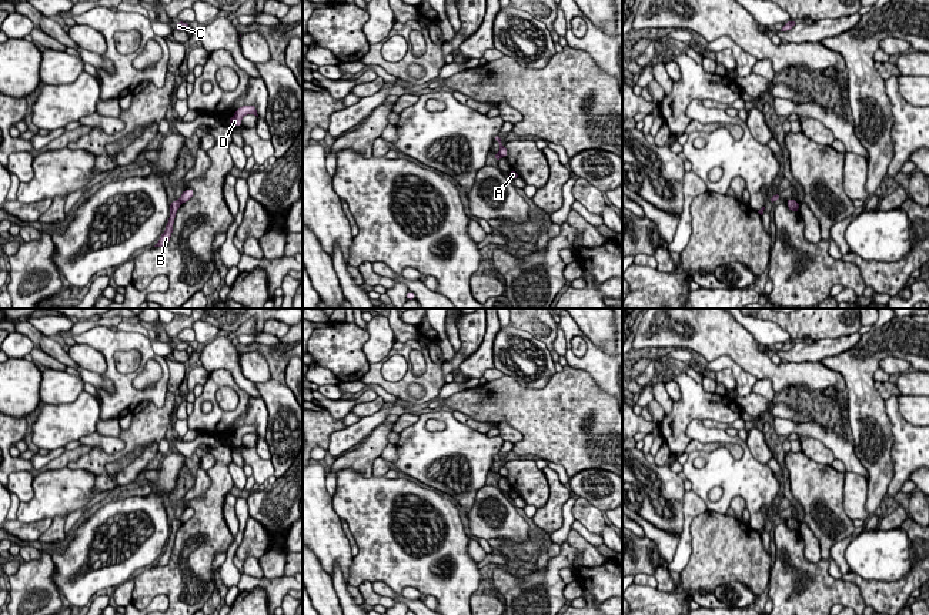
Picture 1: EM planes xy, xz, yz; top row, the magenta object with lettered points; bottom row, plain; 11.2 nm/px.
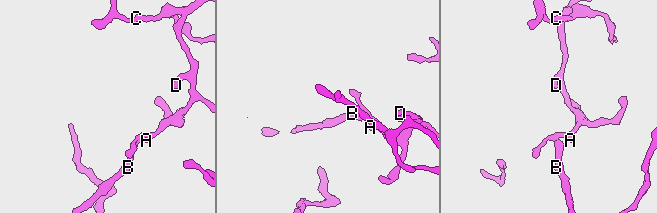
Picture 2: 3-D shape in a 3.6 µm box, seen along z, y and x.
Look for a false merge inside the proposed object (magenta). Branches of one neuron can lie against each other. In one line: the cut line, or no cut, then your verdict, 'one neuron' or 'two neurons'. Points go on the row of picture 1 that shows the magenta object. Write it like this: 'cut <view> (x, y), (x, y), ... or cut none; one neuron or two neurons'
cut xy (179, 200), (181, 203); two neurons

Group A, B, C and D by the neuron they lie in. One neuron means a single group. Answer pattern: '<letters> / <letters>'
A C D / B

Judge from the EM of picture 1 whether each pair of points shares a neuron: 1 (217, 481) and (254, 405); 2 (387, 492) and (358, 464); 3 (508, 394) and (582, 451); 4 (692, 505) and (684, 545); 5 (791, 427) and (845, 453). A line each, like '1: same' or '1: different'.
1: different
2: different
3: same
4: same
5: same

